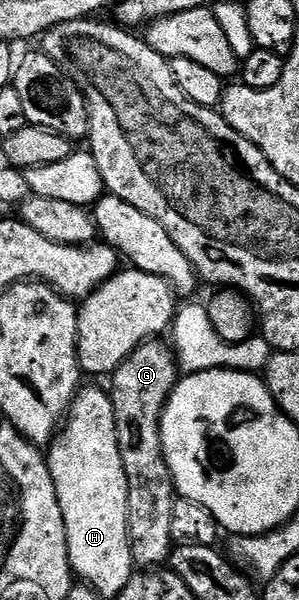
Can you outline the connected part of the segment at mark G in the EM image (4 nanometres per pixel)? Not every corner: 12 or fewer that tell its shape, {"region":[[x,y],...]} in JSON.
{"region":[[163,339],[109,389],[127,476],[127,538],[143,571],[171,560],[175,480],[163,406],[180,377]]}

